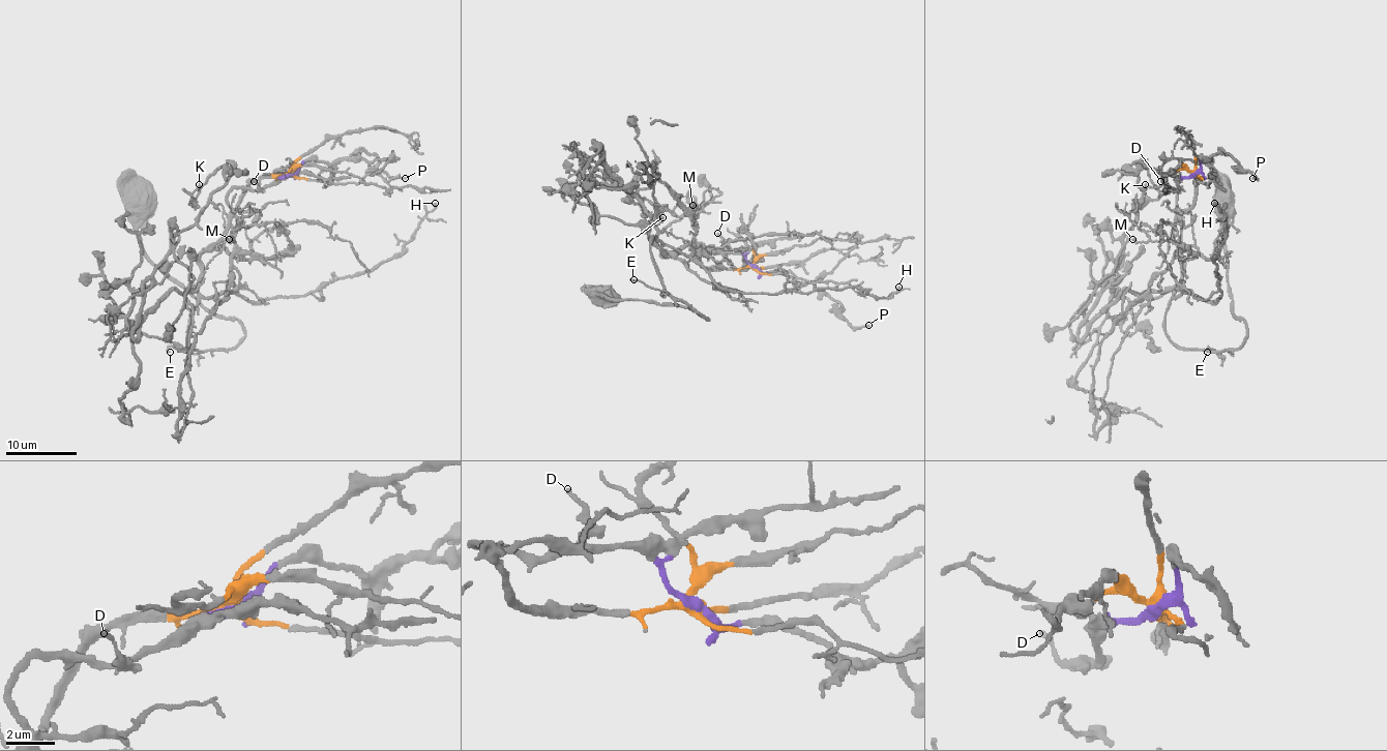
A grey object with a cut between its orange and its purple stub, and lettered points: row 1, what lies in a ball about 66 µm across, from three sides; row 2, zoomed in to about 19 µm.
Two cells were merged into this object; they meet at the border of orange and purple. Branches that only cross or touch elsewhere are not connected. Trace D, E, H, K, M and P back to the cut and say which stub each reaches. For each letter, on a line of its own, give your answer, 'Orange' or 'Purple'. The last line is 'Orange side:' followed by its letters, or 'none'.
D: Purple
E: Orange
H: Orange
K: Orange
M: Orange
P: Purple
Orange side: E, H, K, M

